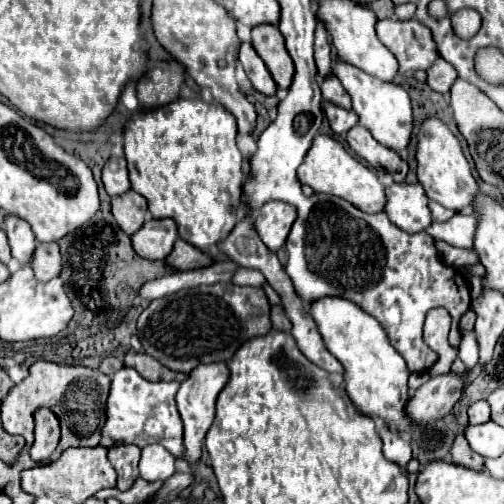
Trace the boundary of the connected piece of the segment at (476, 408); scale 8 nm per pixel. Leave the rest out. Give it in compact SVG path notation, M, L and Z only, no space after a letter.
M479 400L469 406L469 424L483 424L487 420L491 420L491 414L489 404L485 400Z

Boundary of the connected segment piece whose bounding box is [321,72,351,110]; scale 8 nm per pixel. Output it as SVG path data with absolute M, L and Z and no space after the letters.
M331 72L329 76L325 76L325 80L321 82L321 94L323 94L323 98L325 100L329 100L329 102L333 102L333 104L339 104L339 106L343 106L343 108L351 108L351 98L349 98L349 94L343 90L343 84L341 84L341 80Z

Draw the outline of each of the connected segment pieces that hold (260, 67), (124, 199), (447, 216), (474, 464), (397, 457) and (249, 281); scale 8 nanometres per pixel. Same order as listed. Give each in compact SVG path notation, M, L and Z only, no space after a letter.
M249 42L241 44L239 62L241 62L247 78L251 80L251 84L253 84L253 88L255 88L257 92L261 92L263 96L273 96L273 94L275 94L277 84L273 82L269 70L265 68L263 60L259 58L259 54L255 52L255 48L253 48Z
M129 190L129 192L125 192L125 194L121 194L121 196L117 196L117 198L111 200L111 212L113 212L117 224L121 226L121 230L127 236L131 236L145 222L147 200L141 194Z
M431 202L431 212L433 212L433 220L435 222L447 222L447 220L451 220L453 218L453 210L449 210L449 208L443 208L441 204L437 204L437 202Z
M459 434L459 436L455 438L453 448L451 448L451 456L453 456L453 462L455 462L455 464L461 464L461 466L465 466L465 468L479 470L479 472L483 472L483 468L485 468L485 466L483 466L485 460L483 460L477 452L473 452L473 450L469 448L469 444L467 444L467 440L465 440L463 434Z
M385 426L379 428L381 440L383 440L383 454L387 460L397 462L401 468L407 466L407 462L411 460L411 442L403 440L401 434L397 434L395 430L389 430Z
M239 268L237 274L233 276L233 284L239 284L239 286L261 287L263 284L267 284L267 280L261 276L259 270Z

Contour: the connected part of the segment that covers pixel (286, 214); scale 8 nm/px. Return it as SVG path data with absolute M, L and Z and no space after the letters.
M269 200L261 206L259 214L255 216L255 228L261 240L265 242L265 246L277 252L285 244L295 218L297 218L297 212L291 204L285 204L281 200L279 202Z

